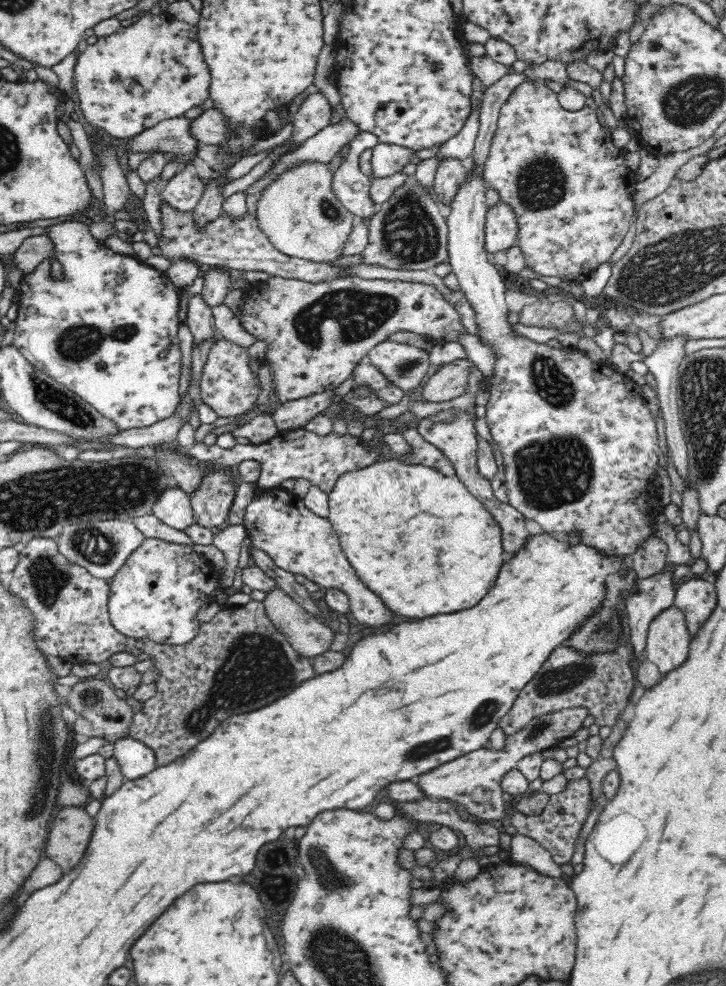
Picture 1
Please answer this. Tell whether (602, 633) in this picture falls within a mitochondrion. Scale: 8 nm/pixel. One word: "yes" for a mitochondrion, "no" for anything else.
yes

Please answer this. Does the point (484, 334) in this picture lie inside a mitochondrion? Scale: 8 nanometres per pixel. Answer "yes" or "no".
no

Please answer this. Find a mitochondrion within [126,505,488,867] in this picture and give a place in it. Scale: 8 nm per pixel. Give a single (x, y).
(258, 668)

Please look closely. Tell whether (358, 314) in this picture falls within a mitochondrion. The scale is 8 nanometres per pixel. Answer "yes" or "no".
yes

